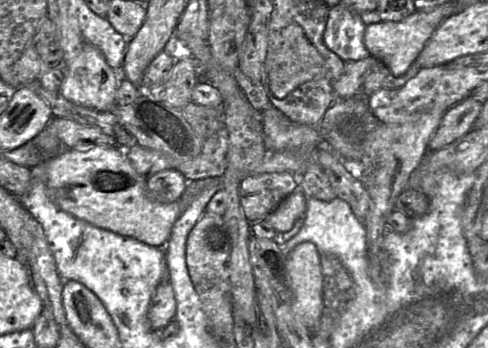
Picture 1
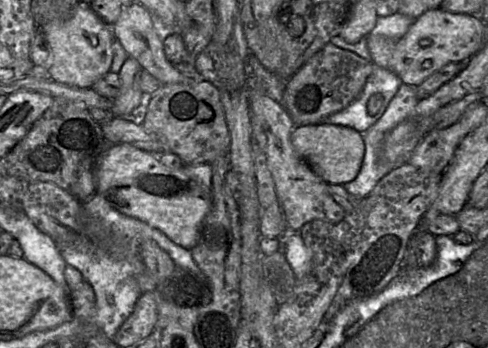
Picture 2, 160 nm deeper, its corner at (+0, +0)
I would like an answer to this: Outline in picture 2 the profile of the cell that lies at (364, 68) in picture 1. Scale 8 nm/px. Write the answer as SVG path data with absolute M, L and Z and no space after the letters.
M328 42L286 82L283 105L296 125L319 124L327 116L339 112L353 103L361 95L372 71L372 60L366 60L352 51L341 49Z

